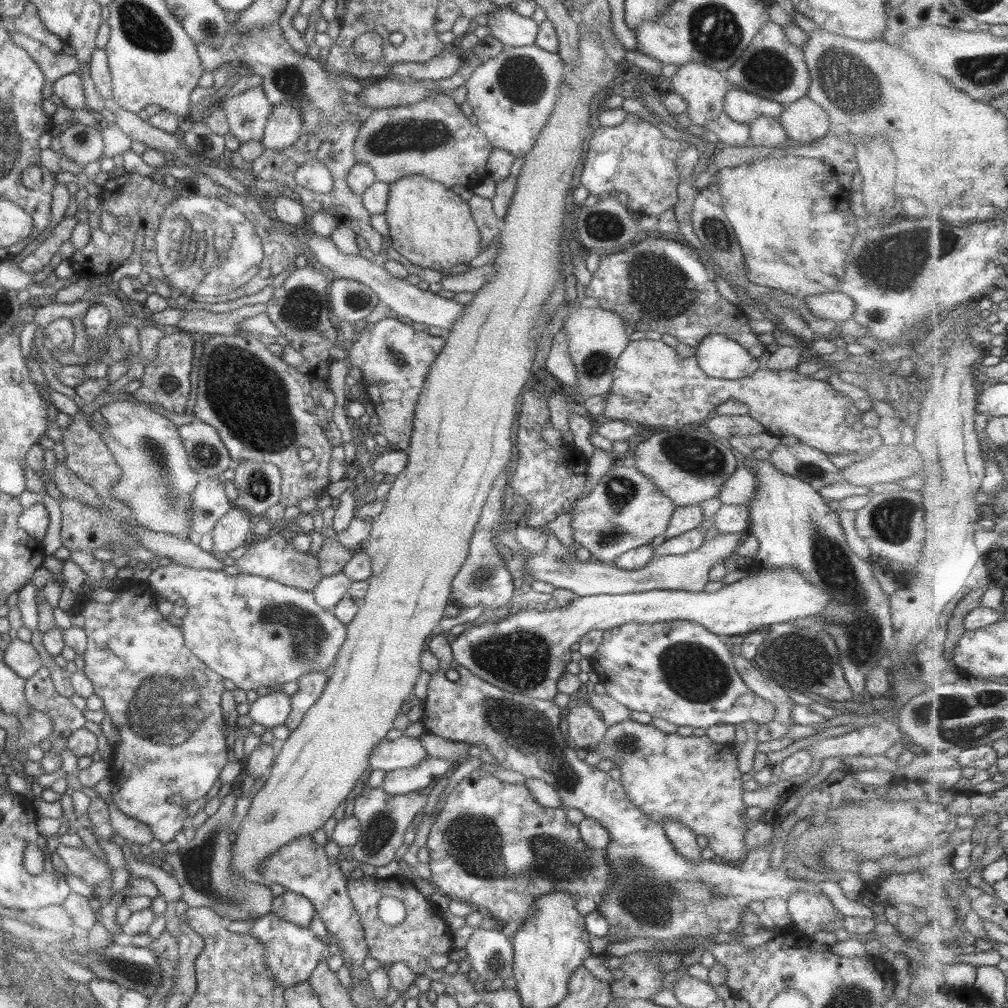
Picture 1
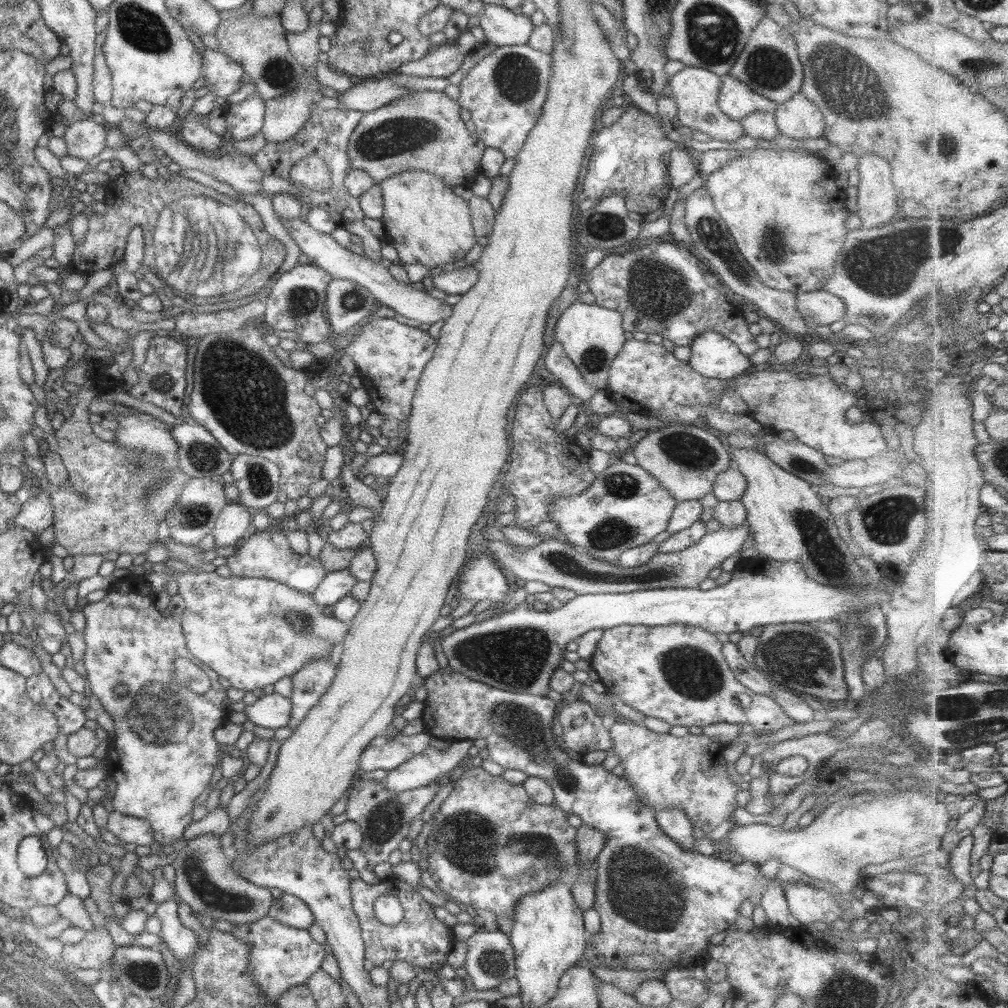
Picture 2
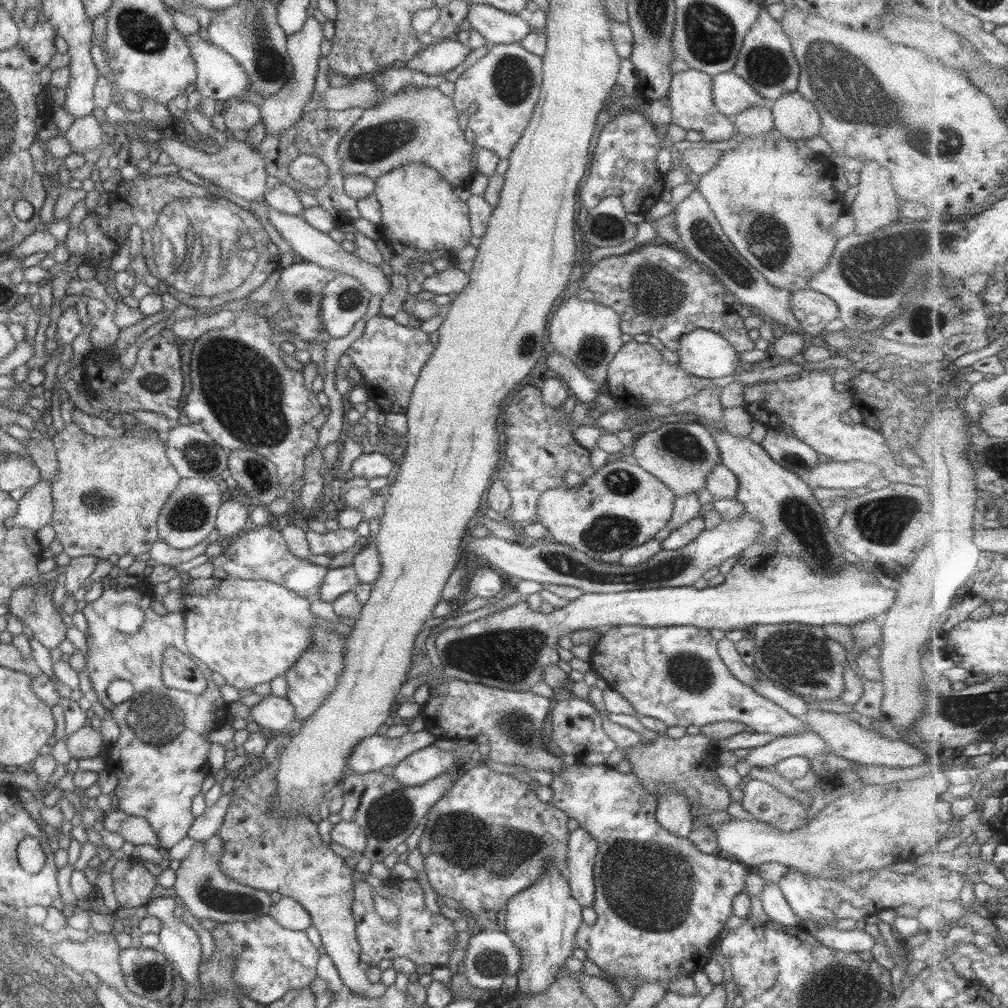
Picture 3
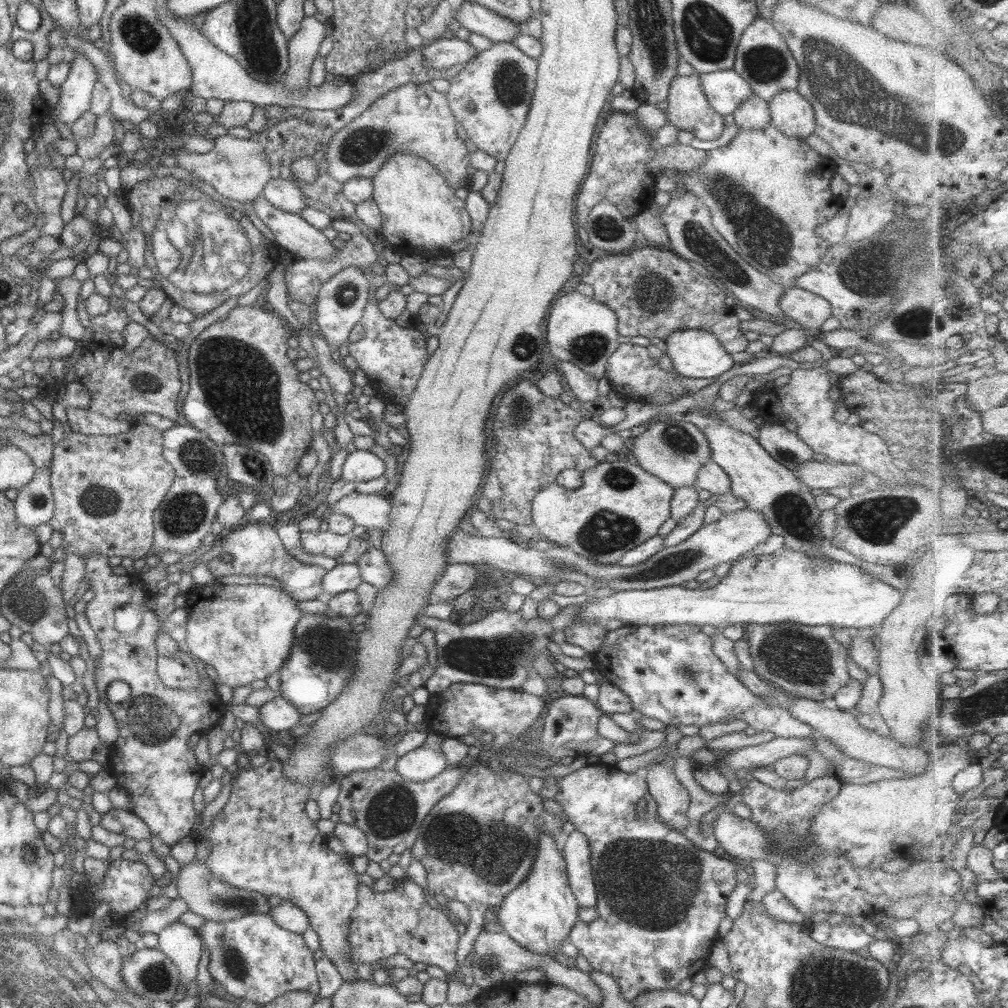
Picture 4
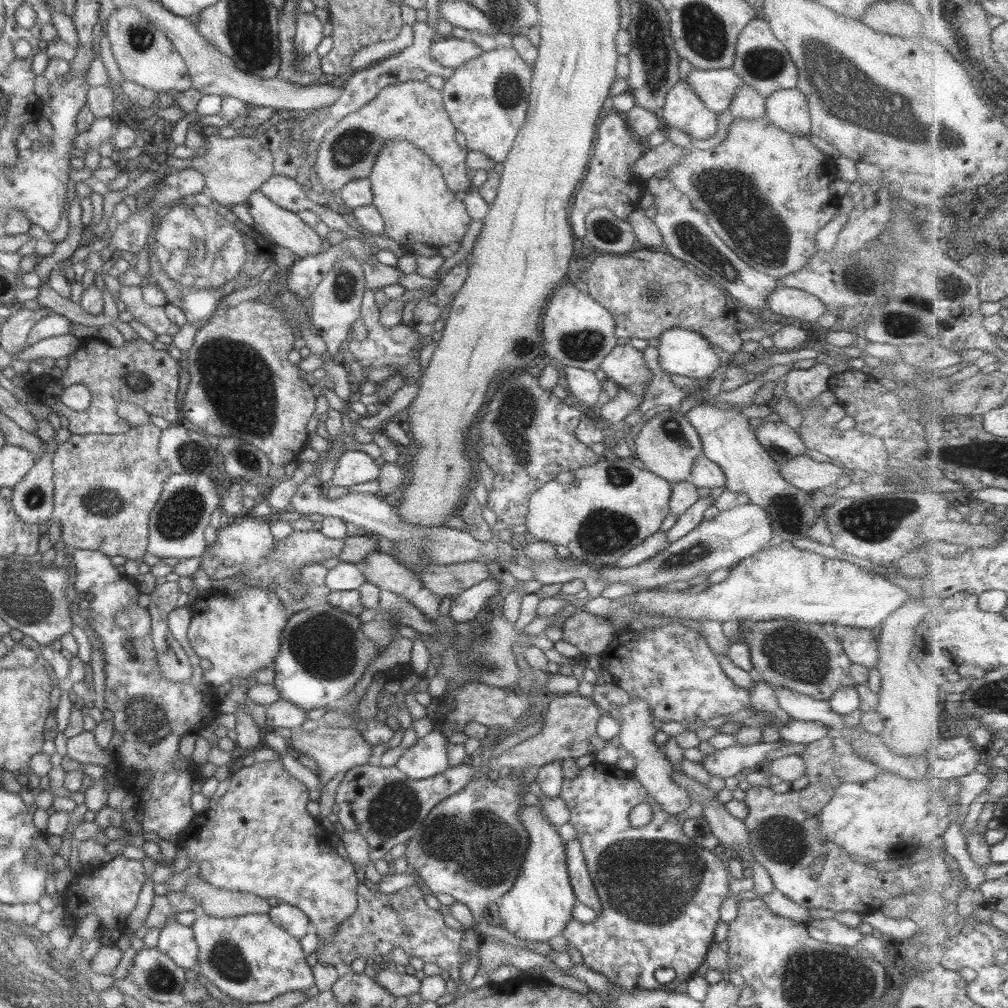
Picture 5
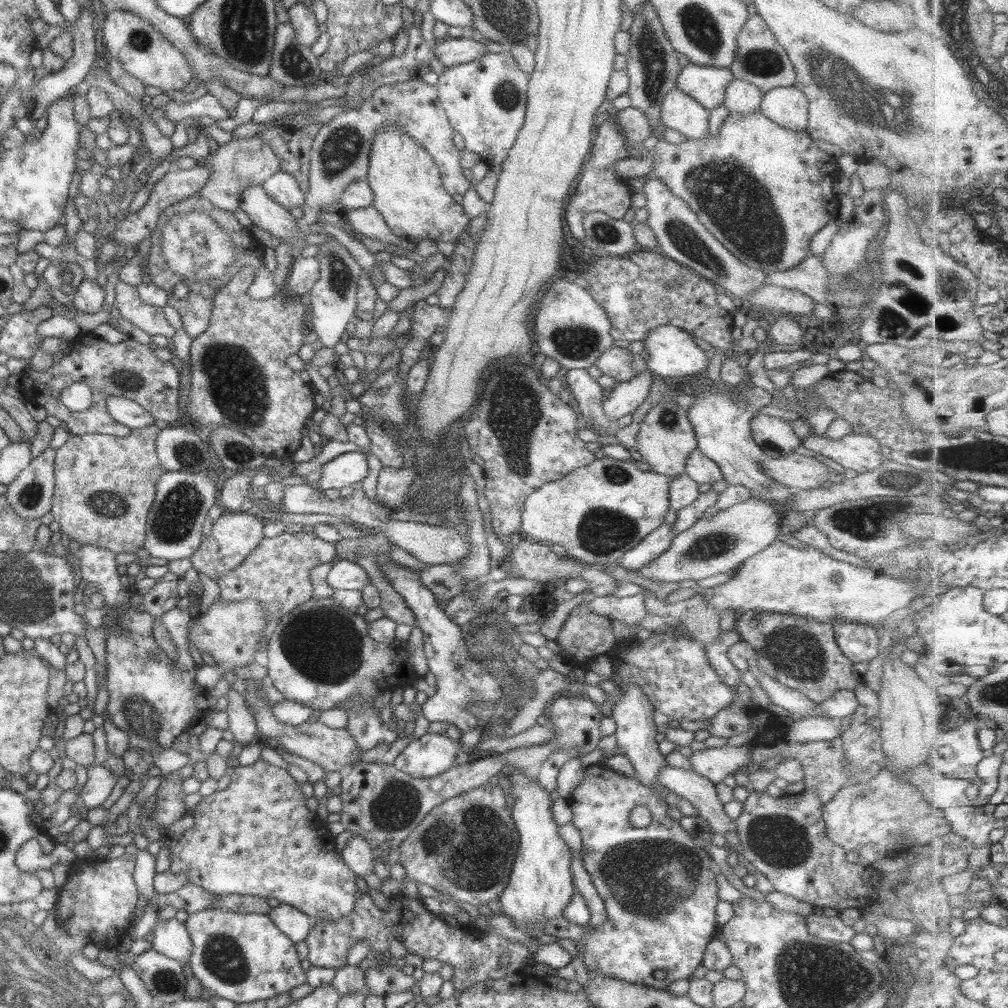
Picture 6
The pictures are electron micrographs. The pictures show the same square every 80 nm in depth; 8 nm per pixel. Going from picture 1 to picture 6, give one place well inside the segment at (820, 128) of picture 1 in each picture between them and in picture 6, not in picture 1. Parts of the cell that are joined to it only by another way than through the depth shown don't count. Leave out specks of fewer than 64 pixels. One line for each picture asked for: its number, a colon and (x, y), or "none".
2: (797, 117)
3: (794, 117)
4: (791, 114)
5: (786, 109)
6: (786, 106)

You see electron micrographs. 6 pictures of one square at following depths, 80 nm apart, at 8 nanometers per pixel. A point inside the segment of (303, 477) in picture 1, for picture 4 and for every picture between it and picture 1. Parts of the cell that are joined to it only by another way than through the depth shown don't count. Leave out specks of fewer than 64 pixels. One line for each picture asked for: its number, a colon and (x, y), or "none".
2: (251, 403)
3: (242, 395)
4: (243, 389)

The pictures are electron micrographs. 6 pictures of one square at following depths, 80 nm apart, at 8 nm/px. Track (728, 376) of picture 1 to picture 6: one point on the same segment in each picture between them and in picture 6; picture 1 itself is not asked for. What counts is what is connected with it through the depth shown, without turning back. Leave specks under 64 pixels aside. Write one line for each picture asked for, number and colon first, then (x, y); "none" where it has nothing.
2: (712, 356)
3: (704, 354)
4: (694, 354)
5: (683, 352)
6: (670, 353)

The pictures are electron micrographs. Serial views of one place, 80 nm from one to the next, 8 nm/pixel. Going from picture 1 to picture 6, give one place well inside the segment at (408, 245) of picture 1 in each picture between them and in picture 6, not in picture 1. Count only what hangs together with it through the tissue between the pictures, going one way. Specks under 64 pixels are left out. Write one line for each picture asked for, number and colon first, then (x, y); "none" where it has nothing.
2: (422, 218)
3: (420, 217)
4: (417, 208)
5: (408, 191)
6: (406, 188)

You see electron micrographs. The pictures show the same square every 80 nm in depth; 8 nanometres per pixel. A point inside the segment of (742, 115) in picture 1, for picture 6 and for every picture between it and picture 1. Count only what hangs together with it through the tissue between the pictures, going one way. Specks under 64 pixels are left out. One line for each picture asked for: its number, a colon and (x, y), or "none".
2: (735, 99)
3: (731, 94)
4: (724, 89)
5: (715, 88)
6: (706, 85)

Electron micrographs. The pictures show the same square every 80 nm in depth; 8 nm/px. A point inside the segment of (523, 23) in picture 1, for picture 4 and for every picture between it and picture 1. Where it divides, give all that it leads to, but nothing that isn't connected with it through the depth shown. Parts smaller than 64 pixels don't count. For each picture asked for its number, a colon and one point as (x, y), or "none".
2: (502, 27)
3: (496, 27)
4: (477, 19)

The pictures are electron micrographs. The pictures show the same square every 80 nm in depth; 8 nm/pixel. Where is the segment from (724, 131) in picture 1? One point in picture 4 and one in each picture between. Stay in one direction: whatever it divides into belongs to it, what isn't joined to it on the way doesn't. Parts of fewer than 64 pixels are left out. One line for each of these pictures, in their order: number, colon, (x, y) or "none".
2: (694, 90)
3: (689, 97)
4: (686, 107)

